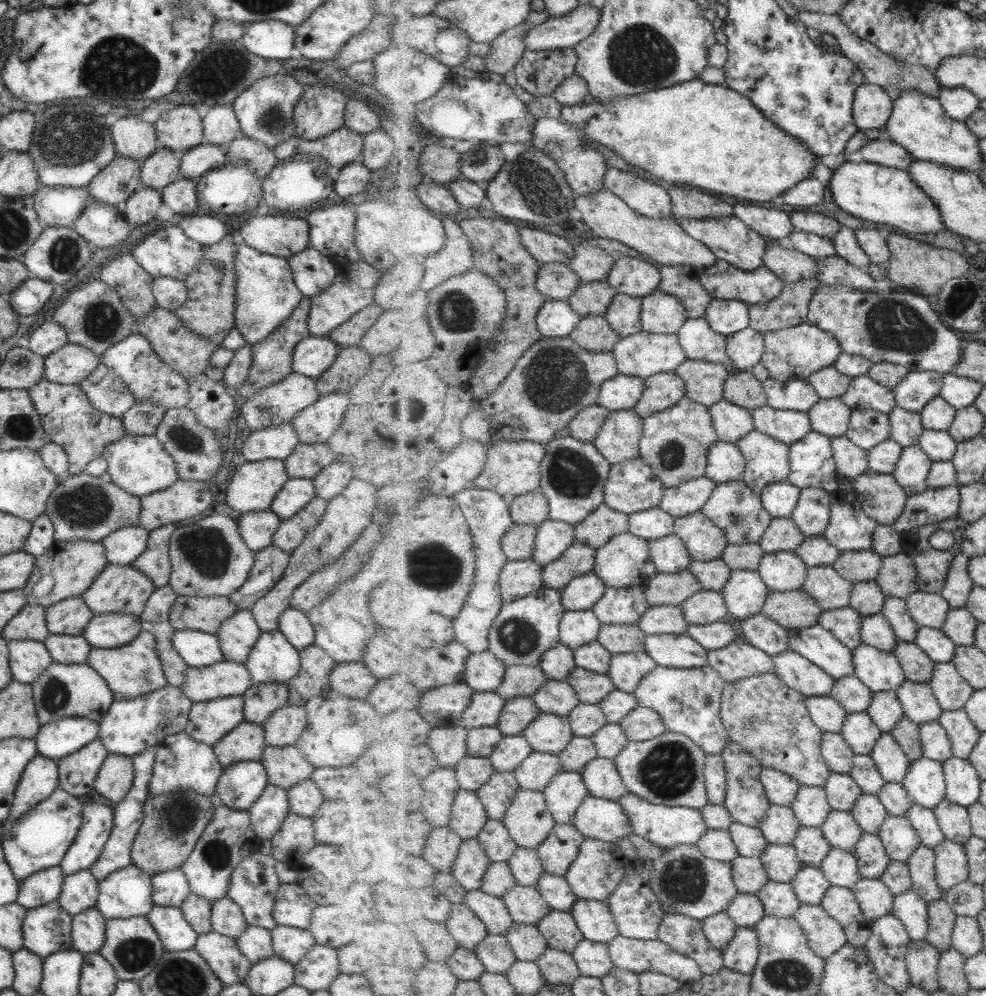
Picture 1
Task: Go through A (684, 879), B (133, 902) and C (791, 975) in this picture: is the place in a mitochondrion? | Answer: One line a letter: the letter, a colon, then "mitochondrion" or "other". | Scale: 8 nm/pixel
A: mitochondrion
B: other
C: mitochondrion

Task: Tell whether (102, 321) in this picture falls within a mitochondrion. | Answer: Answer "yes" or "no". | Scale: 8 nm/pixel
yes

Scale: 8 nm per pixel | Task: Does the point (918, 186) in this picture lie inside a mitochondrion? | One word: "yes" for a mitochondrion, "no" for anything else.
no

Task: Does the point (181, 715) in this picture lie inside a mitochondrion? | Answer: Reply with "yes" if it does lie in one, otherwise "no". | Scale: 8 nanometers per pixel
no

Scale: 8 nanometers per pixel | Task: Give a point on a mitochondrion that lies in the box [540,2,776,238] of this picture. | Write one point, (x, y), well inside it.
(637, 55)

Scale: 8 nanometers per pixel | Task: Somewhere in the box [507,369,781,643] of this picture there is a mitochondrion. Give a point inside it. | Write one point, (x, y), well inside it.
(569, 473)

